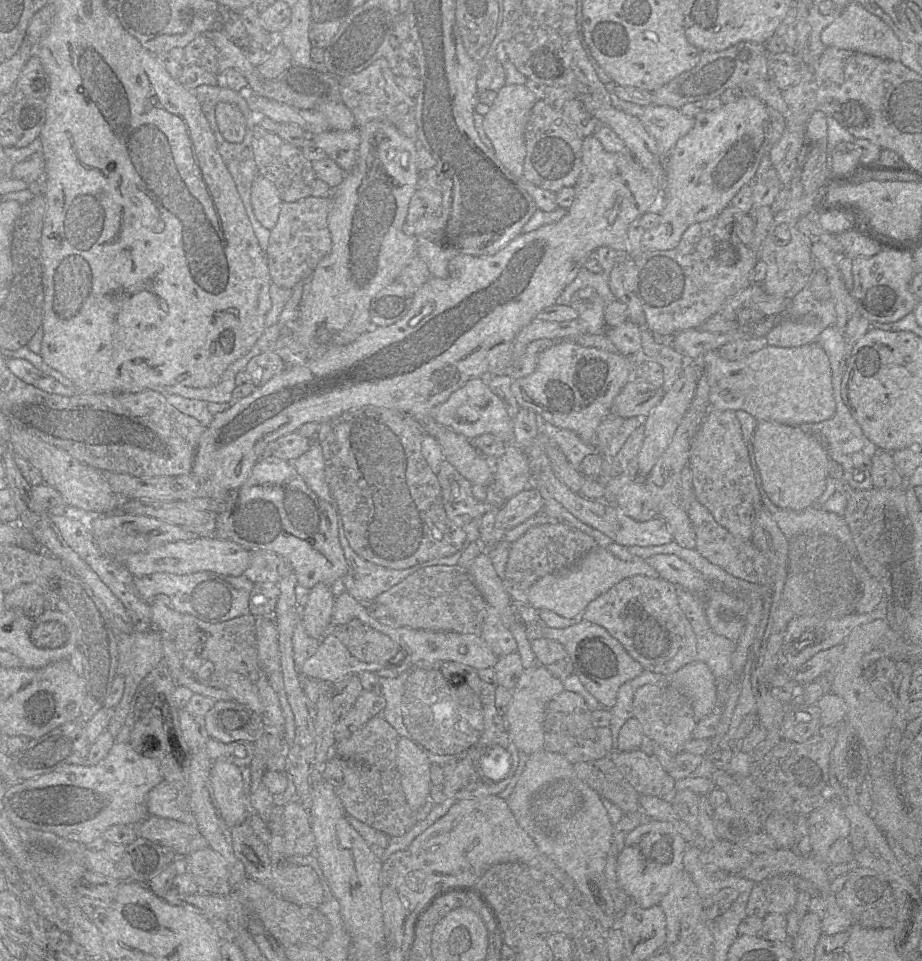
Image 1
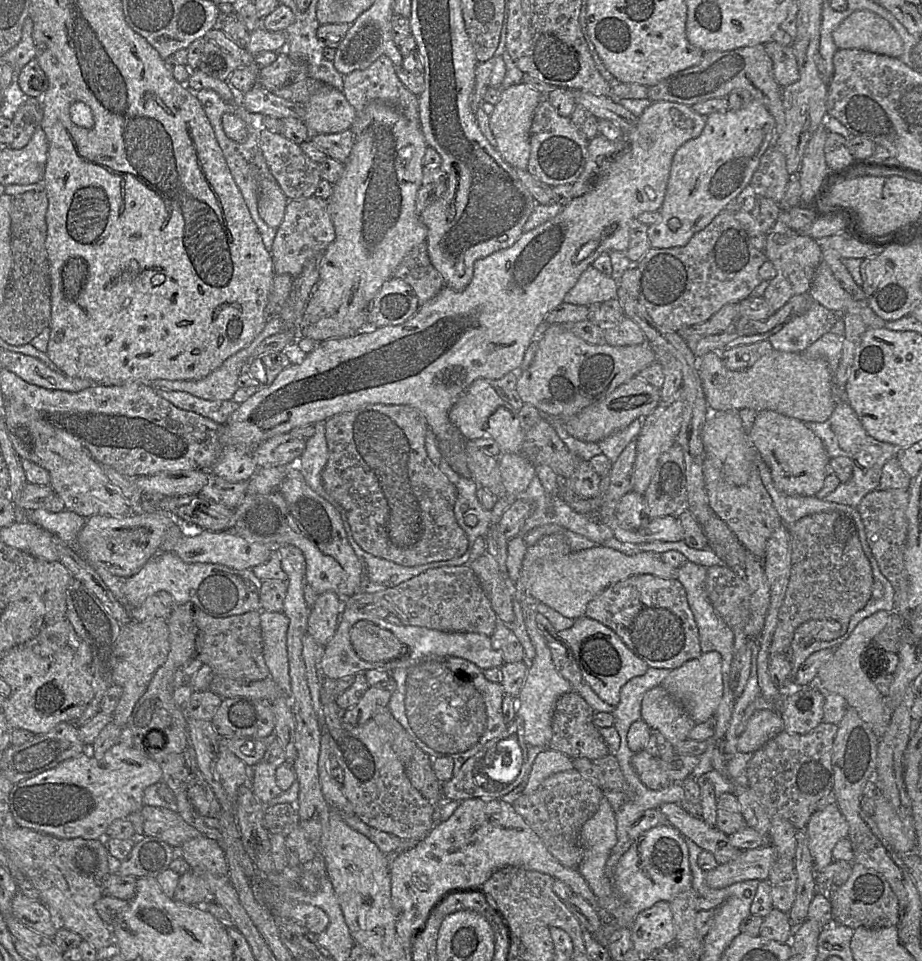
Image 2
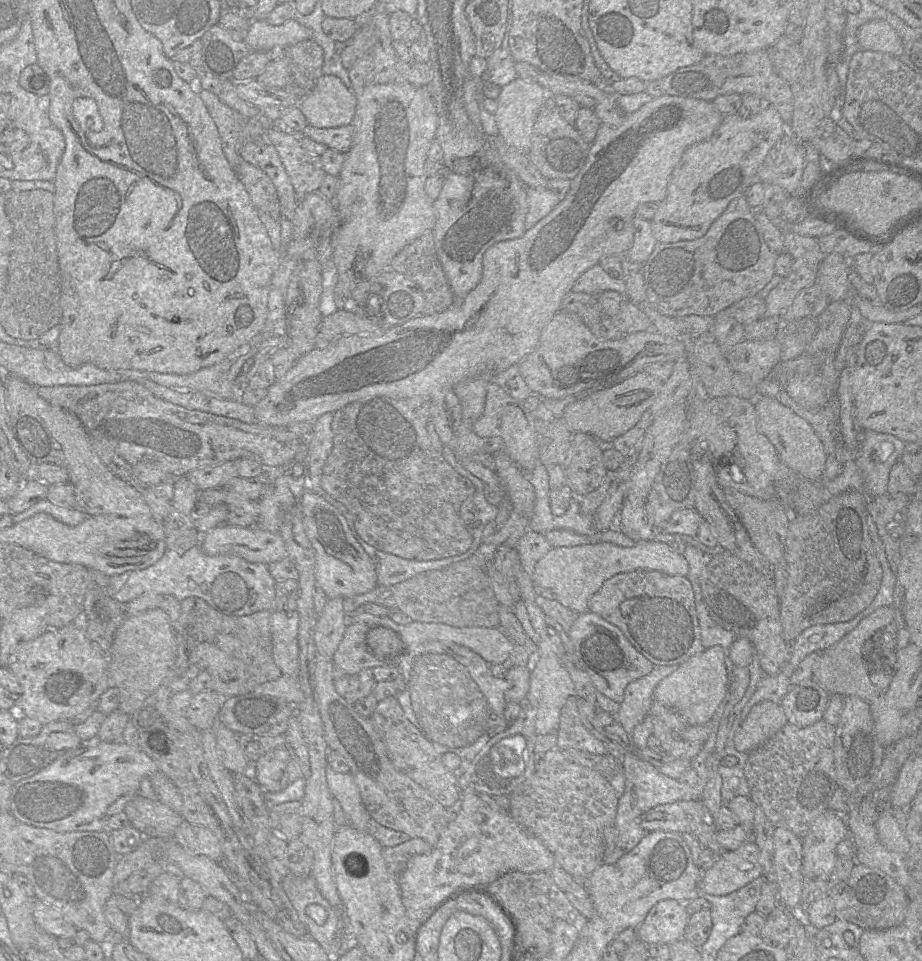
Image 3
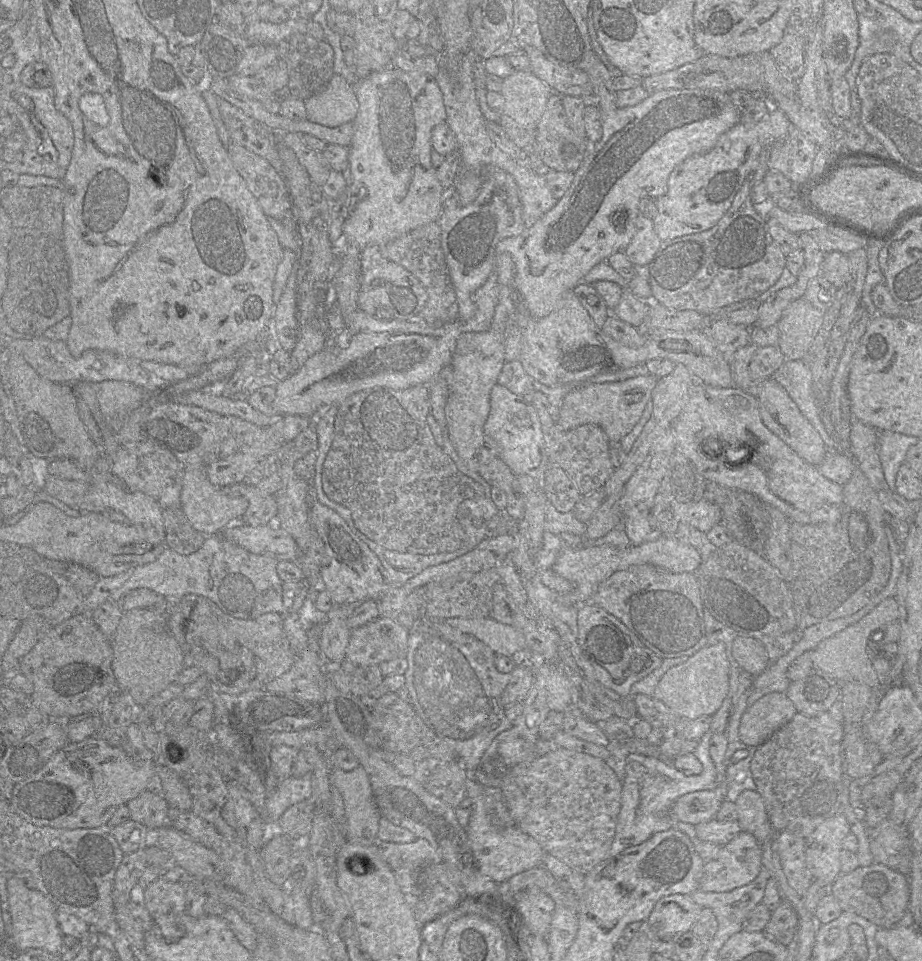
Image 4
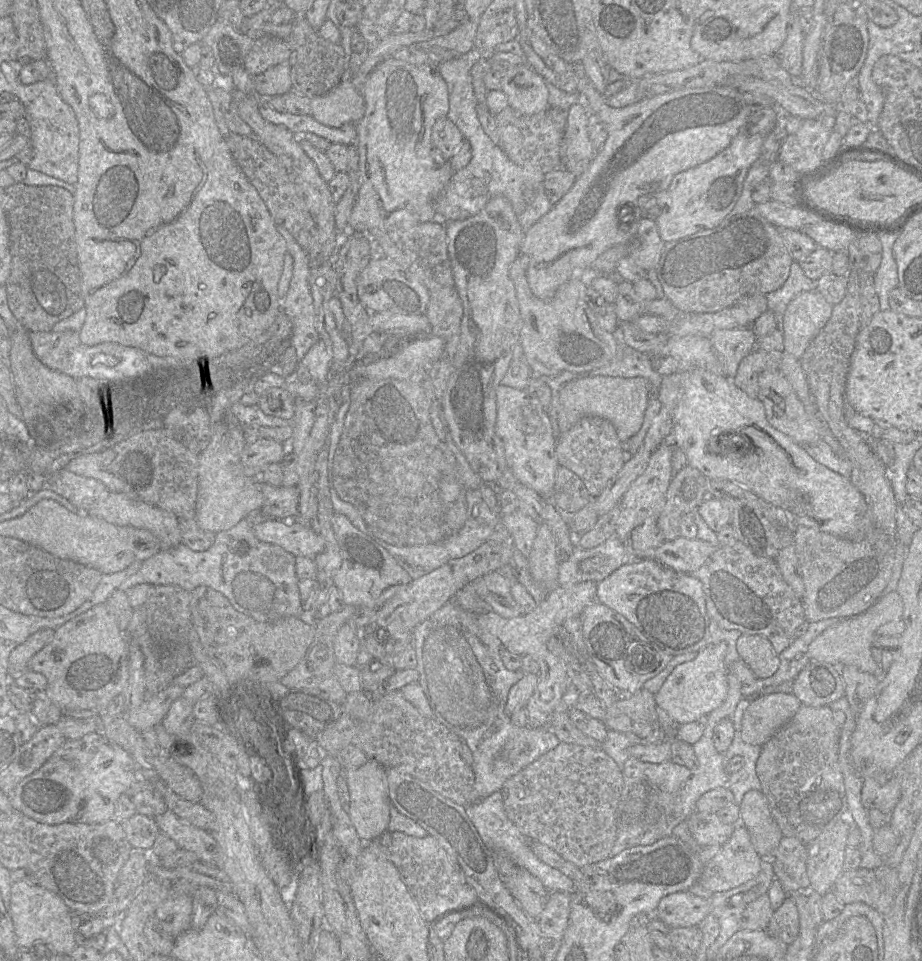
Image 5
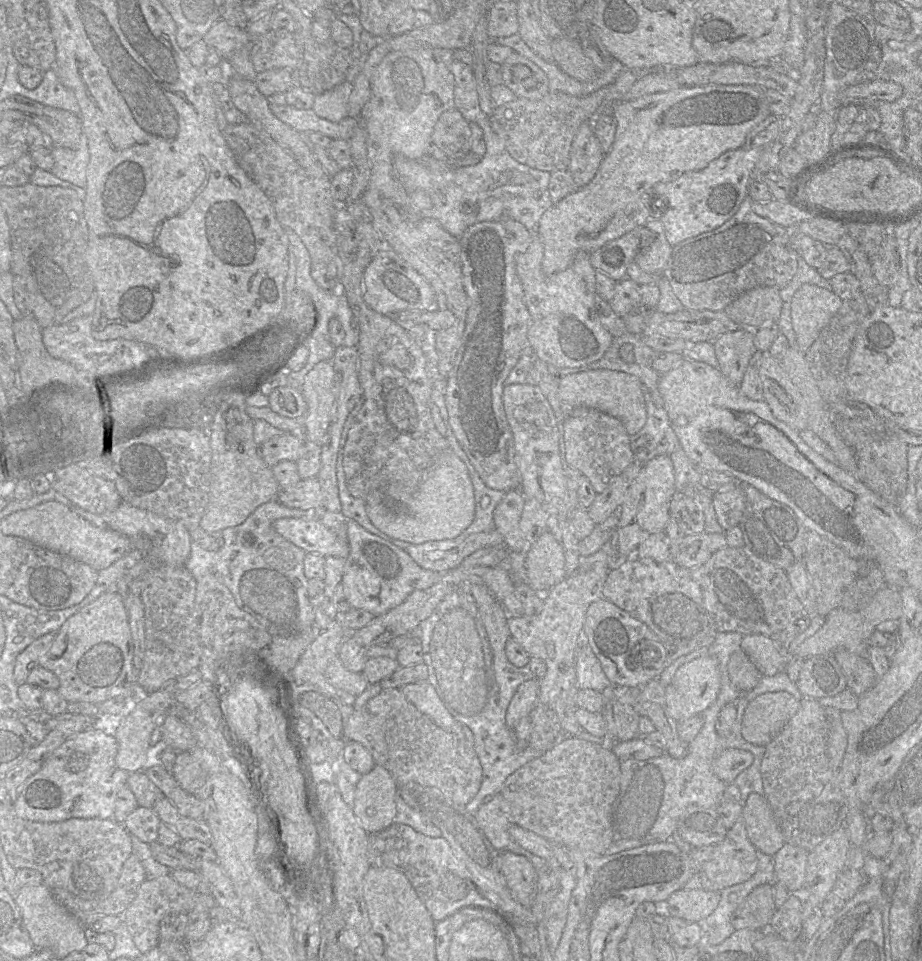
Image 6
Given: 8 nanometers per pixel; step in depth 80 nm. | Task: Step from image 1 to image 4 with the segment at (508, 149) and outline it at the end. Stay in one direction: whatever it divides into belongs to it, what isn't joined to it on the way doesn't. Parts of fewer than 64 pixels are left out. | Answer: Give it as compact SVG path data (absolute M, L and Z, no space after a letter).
M515 70L503 79L501 115L512 118L525 129L536 131L552 90L531 71Z

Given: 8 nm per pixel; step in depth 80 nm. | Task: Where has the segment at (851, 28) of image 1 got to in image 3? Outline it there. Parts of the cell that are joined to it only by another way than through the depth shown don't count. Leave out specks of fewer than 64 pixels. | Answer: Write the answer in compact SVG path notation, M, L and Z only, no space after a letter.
M870 20L857 30L860 50L880 51L899 57L903 44L895 29L886 21Z

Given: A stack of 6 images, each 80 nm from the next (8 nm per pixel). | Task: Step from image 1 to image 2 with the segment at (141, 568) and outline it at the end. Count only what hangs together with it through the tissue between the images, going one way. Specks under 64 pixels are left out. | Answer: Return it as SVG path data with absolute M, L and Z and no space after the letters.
M203 531L197 537L183 539L174 553L187 564L220 564L235 570L248 570L264 564L274 548L260 543L252 543L232 531Z

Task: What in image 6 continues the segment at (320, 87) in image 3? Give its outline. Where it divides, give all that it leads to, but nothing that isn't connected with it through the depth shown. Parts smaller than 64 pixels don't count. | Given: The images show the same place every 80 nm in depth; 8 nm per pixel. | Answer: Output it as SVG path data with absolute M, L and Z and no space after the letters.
M346 80L333 89L316 95L314 112L331 122L341 121L349 115L349 100L353 87L353 83Z

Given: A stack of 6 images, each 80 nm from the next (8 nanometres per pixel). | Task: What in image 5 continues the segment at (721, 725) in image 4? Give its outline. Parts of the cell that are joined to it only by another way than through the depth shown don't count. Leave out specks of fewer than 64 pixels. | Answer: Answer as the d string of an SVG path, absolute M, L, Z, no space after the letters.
M709 620L709 645L707 646L718 645L721 642L727 644L725 665L728 691L723 703L707 715L707 724L700 739L691 745L697 758L697 766L690 769L671 760L650 763L633 757L628 757L625 761L622 769L623 788L615 813L616 840L609 858L618 855L625 849L649 845L672 835L674 827L685 821L695 811L696 802L704 793L725 787L729 777L725 769L727 764L725 756L728 751L719 753L715 749L713 729L720 720L732 718L732 714L742 698L742 683L735 675L732 666L740 659L737 652L737 640L741 635L742 633L738 630L724 629L715 620Z

